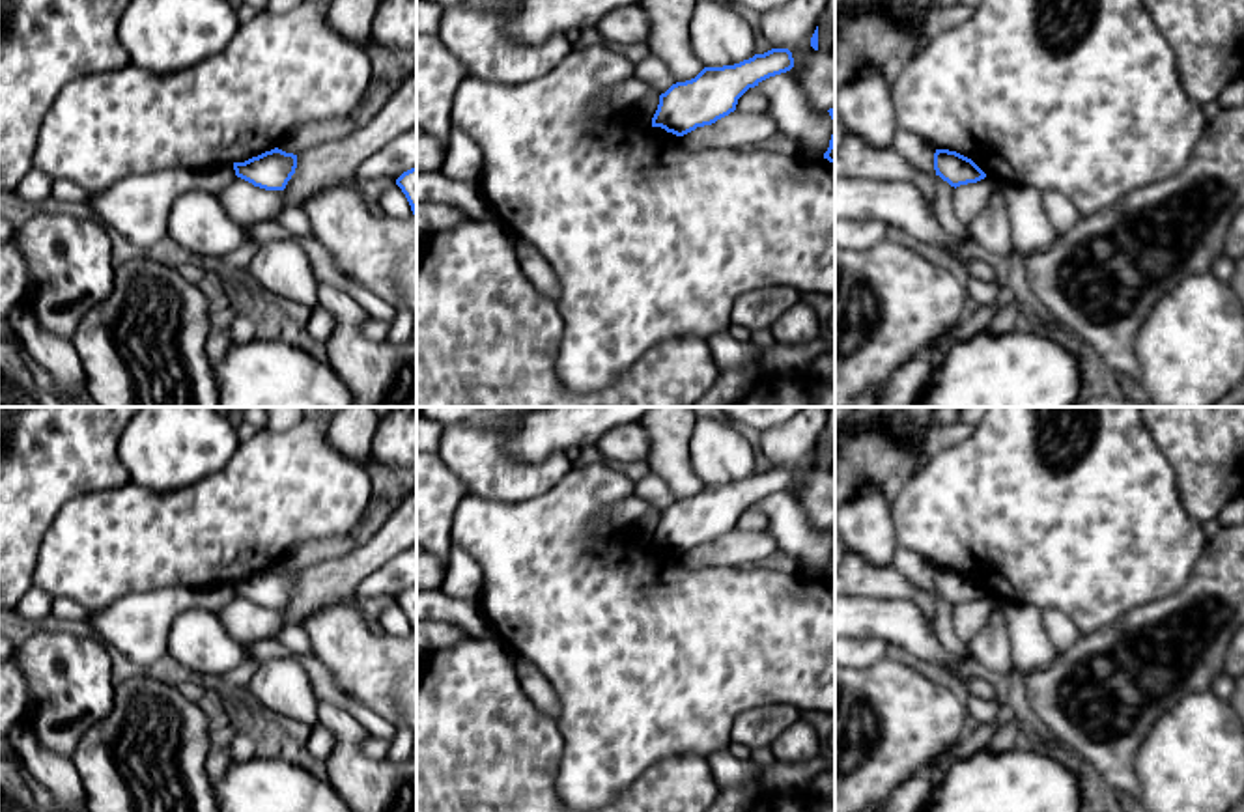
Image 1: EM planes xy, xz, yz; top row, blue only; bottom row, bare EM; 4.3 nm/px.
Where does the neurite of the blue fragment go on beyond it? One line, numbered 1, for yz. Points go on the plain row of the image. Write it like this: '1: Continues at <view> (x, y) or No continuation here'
1: No continuation here

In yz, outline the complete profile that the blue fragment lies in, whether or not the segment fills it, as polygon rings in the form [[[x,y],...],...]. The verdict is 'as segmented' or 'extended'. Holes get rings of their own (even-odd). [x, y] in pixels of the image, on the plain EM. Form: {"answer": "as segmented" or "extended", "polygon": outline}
{"answer": "as segmented", "polygon": [[[936,567],[934,588],[936,594],[954,607],[986,595],[986,592],[971,577],[949,567]]]}

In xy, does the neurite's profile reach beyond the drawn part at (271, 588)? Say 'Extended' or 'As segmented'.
As segmented

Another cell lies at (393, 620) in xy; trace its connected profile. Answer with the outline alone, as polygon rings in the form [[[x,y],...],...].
[[[396,601],[389,603],[383,609],[377,623],[381,625],[383,633],[389,633],[394,637],[407,637],[413,633],[405,612],[402,610],[402,607]]]

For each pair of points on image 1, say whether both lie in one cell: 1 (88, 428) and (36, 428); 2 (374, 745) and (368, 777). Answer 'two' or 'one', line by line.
1: one
2: two

